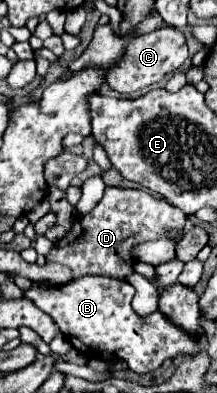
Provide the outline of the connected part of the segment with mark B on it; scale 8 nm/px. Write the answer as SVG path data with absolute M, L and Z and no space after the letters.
M83 276L69 286L33 282L25 292L37 308L55 320L71 346L87 358L99 358L105 362L123 360L133 372L145 374L157 370L165 360L175 360L179 356L187 358L199 352L199 336L183 332L183 328L167 320L167 316L161 316L159 310L139 316L131 308L133 294L135 288L129 282L107 276Z

